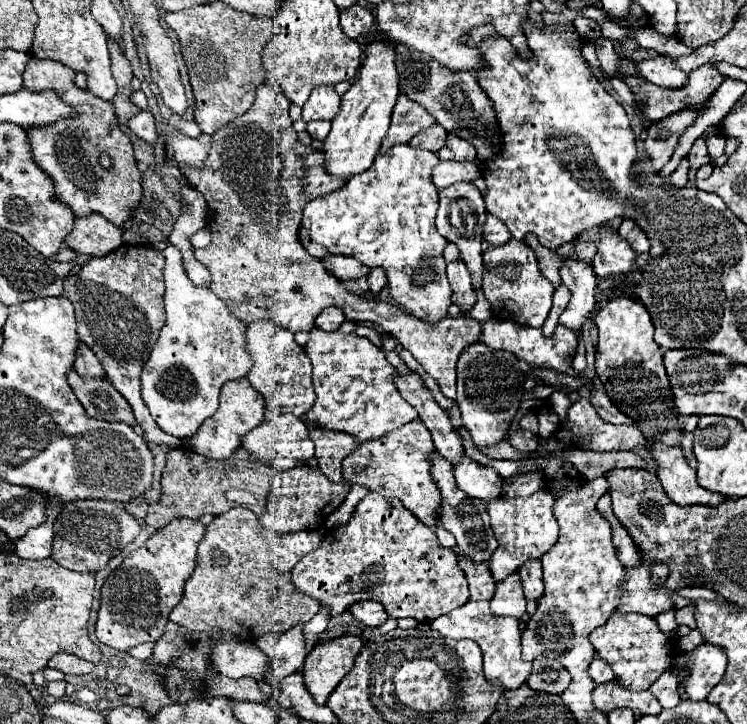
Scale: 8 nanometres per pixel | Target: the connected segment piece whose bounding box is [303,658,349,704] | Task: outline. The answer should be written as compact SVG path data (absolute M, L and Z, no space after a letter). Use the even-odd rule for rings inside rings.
M305 660L305 666L303 666L303 678L305 678L305 686L307 690L311 692L311 696L315 698L317 704L325 704L329 694L333 692L333 688L341 682L341 678L347 674L349 670L331 670L325 668L325 660L317 660L317 664L313 666L313 662Z

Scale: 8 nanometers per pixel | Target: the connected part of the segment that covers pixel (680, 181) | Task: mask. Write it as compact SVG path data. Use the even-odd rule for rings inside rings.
M687 158L681 162L681 166L669 176L669 184L675 188L683 188L687 184Z

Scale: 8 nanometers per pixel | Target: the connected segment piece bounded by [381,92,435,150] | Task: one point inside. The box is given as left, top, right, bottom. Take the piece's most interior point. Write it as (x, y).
(409, 118)

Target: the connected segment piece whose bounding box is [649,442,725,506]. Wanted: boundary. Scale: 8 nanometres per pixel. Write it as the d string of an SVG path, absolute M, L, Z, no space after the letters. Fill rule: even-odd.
M653 442L649 448L651 458L657 464L657 478L663 484L667 496L679 506L717 506L725 500L725 496L709 492L699 486L695 470L687 464L681 446L665 446L661 442Z

